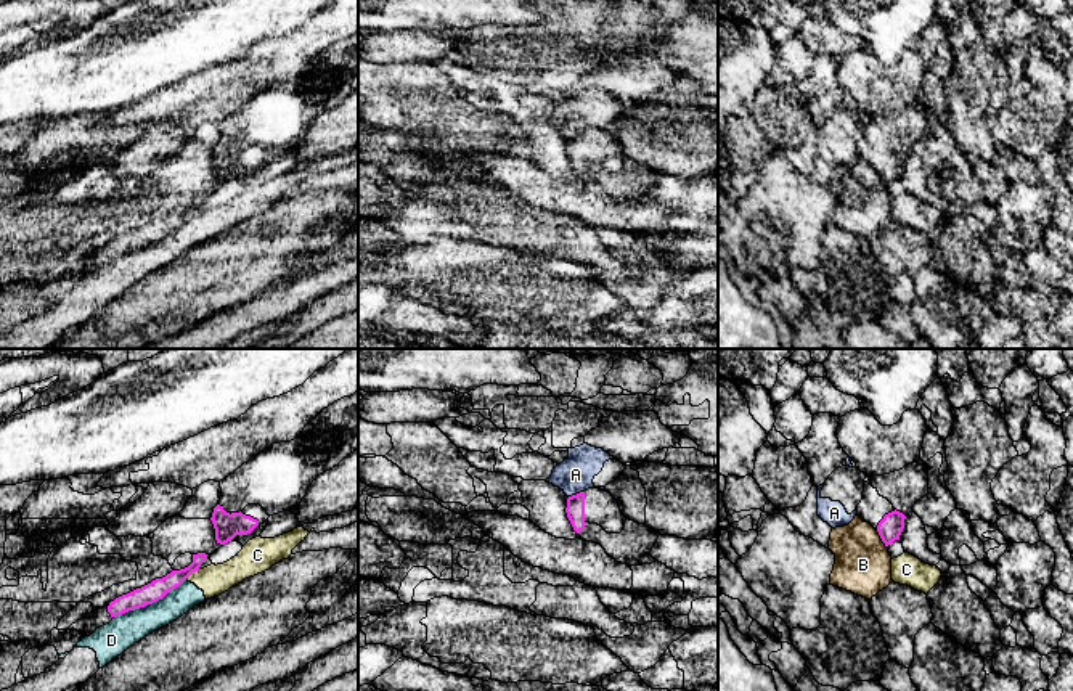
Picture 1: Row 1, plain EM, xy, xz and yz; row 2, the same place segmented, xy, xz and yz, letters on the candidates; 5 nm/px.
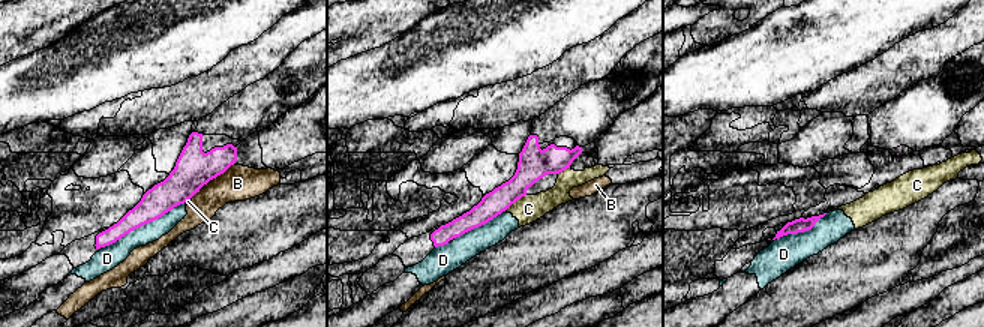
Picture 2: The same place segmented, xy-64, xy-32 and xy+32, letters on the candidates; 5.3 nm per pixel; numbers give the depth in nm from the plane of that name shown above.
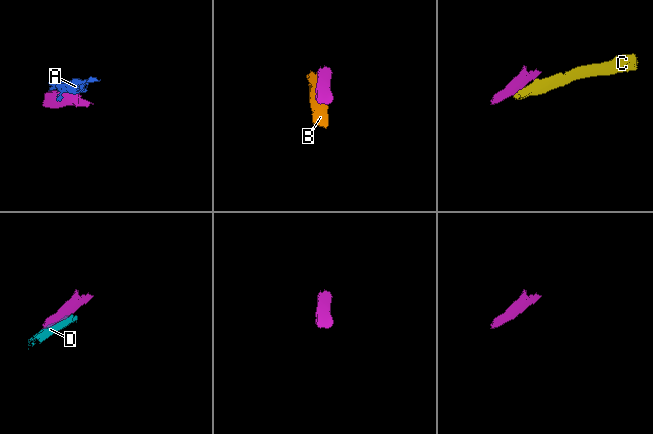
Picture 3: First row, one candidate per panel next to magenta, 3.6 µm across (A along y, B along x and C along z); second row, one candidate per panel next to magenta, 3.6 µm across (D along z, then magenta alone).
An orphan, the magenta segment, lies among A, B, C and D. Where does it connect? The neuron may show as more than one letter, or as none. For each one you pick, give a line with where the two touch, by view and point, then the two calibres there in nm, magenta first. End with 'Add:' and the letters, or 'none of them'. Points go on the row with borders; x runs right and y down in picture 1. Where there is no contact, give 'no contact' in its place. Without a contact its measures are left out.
Add: none of them

